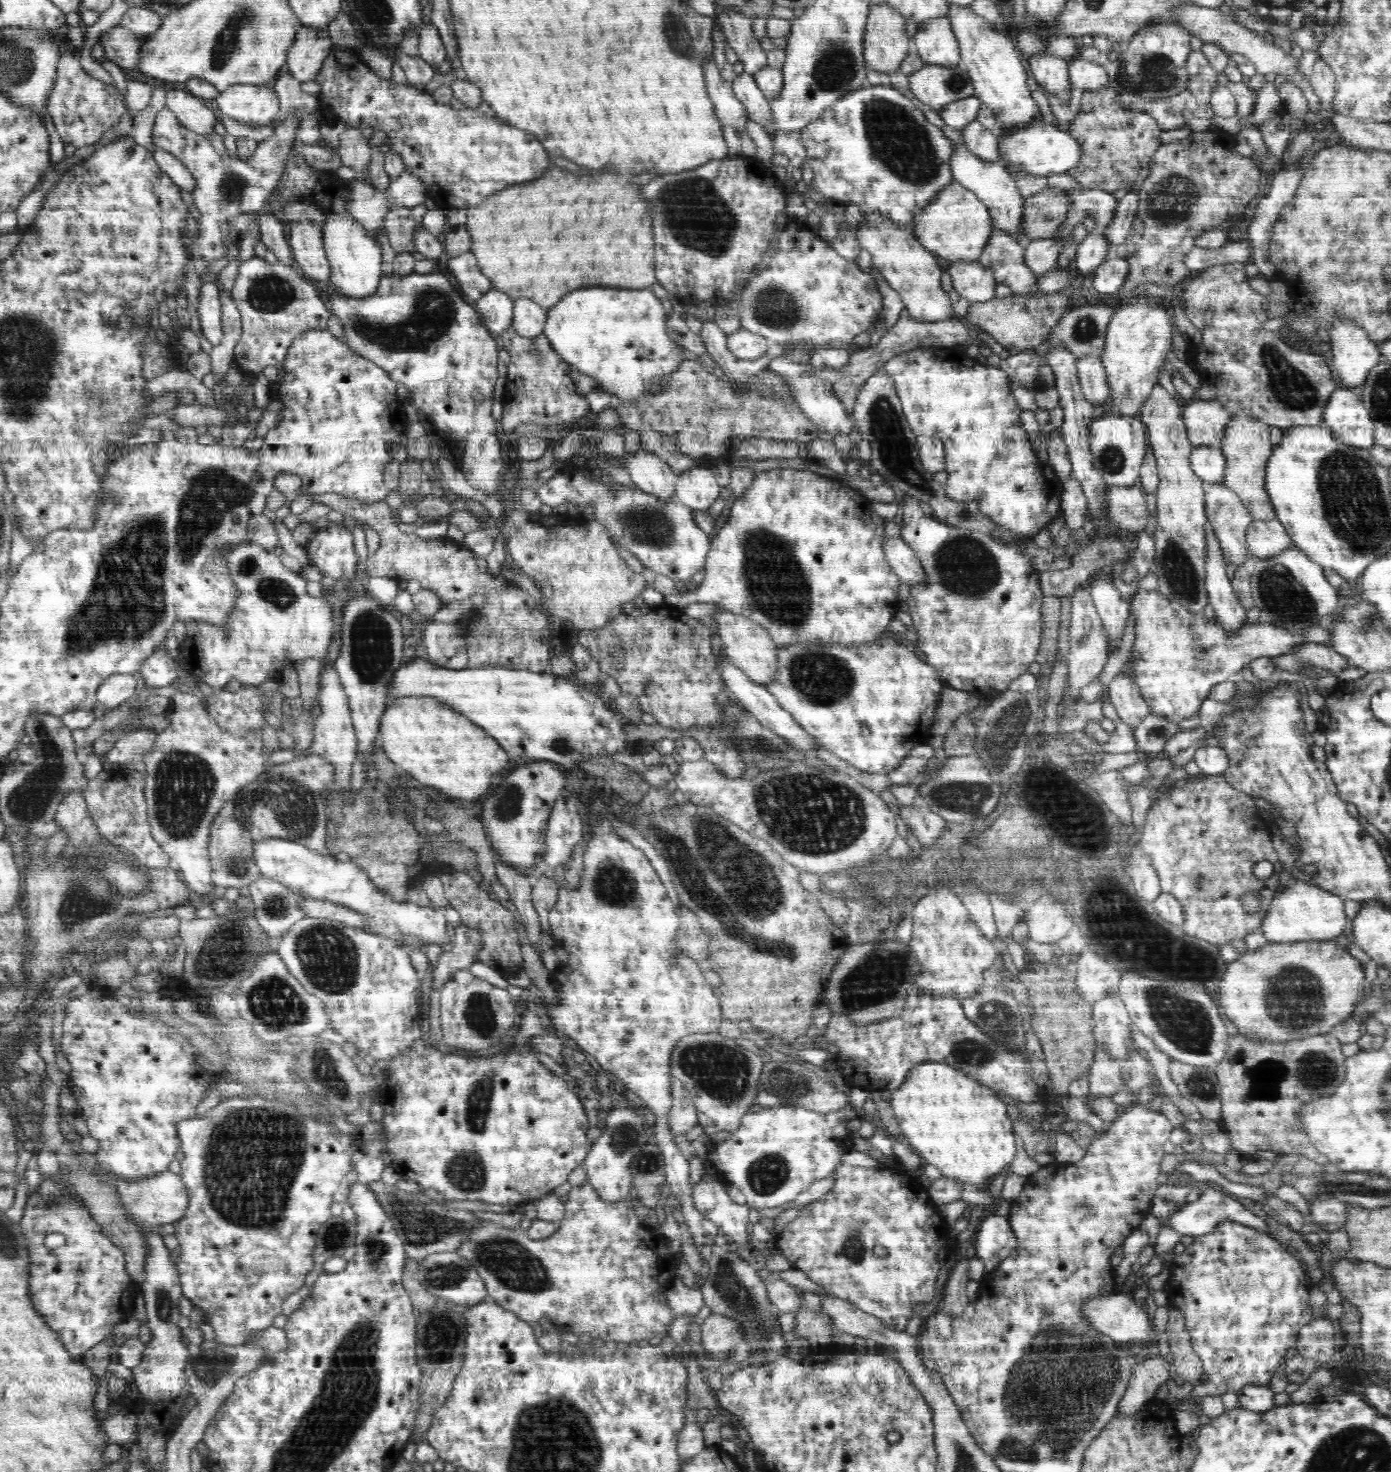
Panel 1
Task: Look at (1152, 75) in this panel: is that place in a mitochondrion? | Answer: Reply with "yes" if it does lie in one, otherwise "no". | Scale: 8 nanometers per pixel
yes

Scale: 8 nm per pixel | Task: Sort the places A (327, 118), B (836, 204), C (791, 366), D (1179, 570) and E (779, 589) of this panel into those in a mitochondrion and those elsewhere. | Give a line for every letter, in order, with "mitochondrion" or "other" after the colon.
A: other
B: other
C: other
D: mitochondrion
E: mitochondrion

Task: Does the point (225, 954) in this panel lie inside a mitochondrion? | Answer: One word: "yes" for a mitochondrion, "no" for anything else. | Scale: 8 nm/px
yes

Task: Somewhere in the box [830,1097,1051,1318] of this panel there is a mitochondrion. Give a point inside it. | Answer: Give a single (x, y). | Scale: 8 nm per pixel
(853, 1246)

